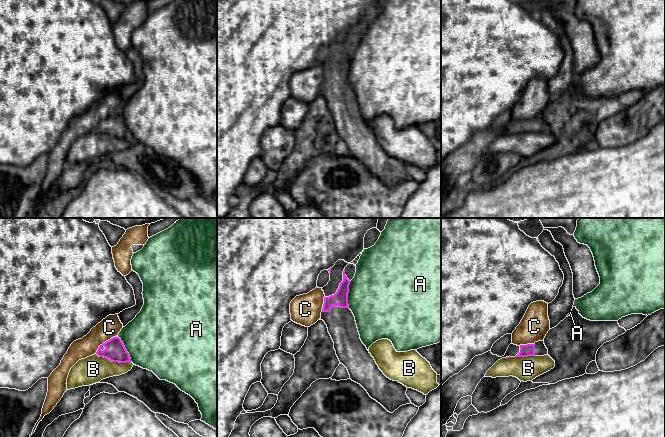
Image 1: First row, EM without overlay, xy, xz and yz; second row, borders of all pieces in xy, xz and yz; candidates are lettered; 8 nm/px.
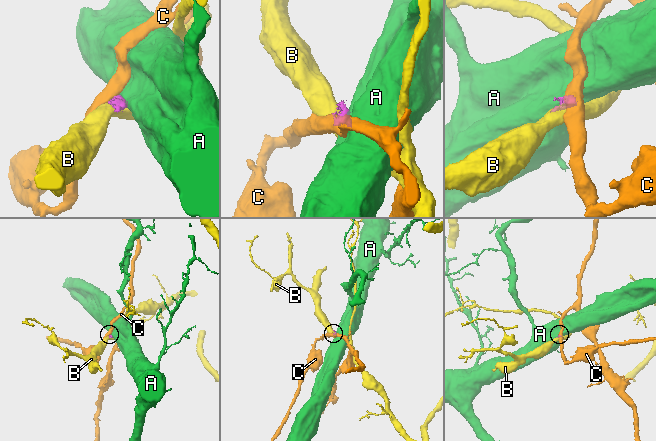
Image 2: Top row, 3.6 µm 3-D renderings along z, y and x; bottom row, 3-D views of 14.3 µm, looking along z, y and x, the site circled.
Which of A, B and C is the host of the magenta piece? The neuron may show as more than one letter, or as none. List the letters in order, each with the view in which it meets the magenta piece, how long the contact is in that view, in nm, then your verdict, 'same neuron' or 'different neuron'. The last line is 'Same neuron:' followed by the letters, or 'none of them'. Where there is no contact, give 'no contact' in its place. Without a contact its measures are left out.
A: contact in xz; length 220 nm; different neuron
B: contact in xy; length 280 nm; different neuron
C: contact in xy; length 220 nm; different neuron
Same neuron: none of them

